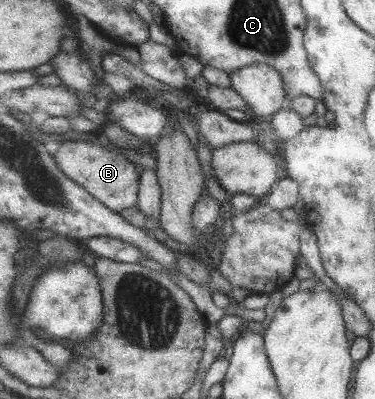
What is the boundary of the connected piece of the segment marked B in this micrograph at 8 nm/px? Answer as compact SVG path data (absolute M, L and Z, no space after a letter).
M68 140L59 144L55 152L55 160L60 169L71 180L77 181L93 194L102 204L113 209L116 213L126 211L126 208L138 206L139 188L141 187L141 170L134 162L130 162L126 156L118 152L118 146L102 146L104 144L90 144L90 142L74 142Z

